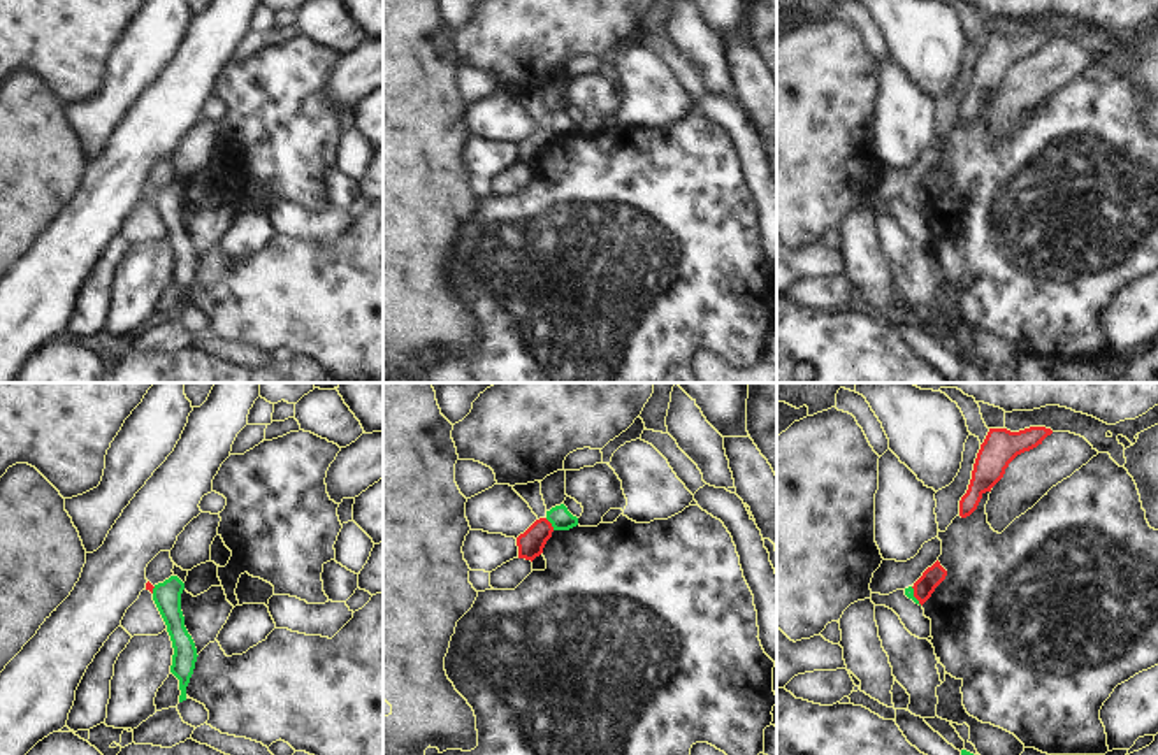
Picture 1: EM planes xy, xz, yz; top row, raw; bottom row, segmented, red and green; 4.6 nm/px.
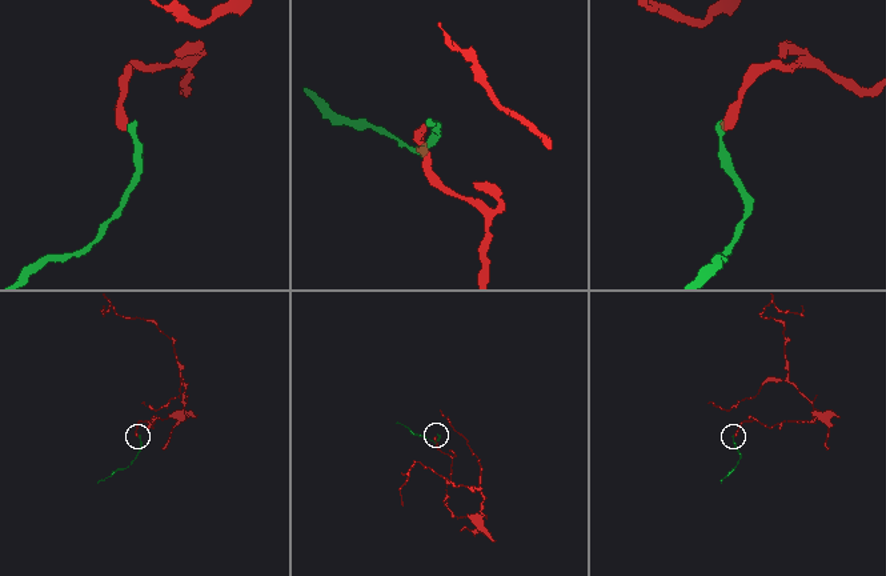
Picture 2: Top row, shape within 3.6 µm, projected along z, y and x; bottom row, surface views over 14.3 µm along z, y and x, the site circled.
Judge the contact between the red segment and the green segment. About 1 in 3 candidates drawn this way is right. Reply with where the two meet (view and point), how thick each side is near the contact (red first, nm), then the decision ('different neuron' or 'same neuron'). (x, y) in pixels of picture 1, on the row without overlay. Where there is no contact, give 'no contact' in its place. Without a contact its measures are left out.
contact xz (550, 130); calibres 120 and 100 nm; different neuron

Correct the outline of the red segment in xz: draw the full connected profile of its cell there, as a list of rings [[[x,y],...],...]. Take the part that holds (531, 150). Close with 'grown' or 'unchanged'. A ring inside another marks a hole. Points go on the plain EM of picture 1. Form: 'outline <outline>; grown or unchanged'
outline [[[546,125],[536,126],[524,140],[517,144],[518,165],[534,167],[543,160],[554,133]]]; unchanged

